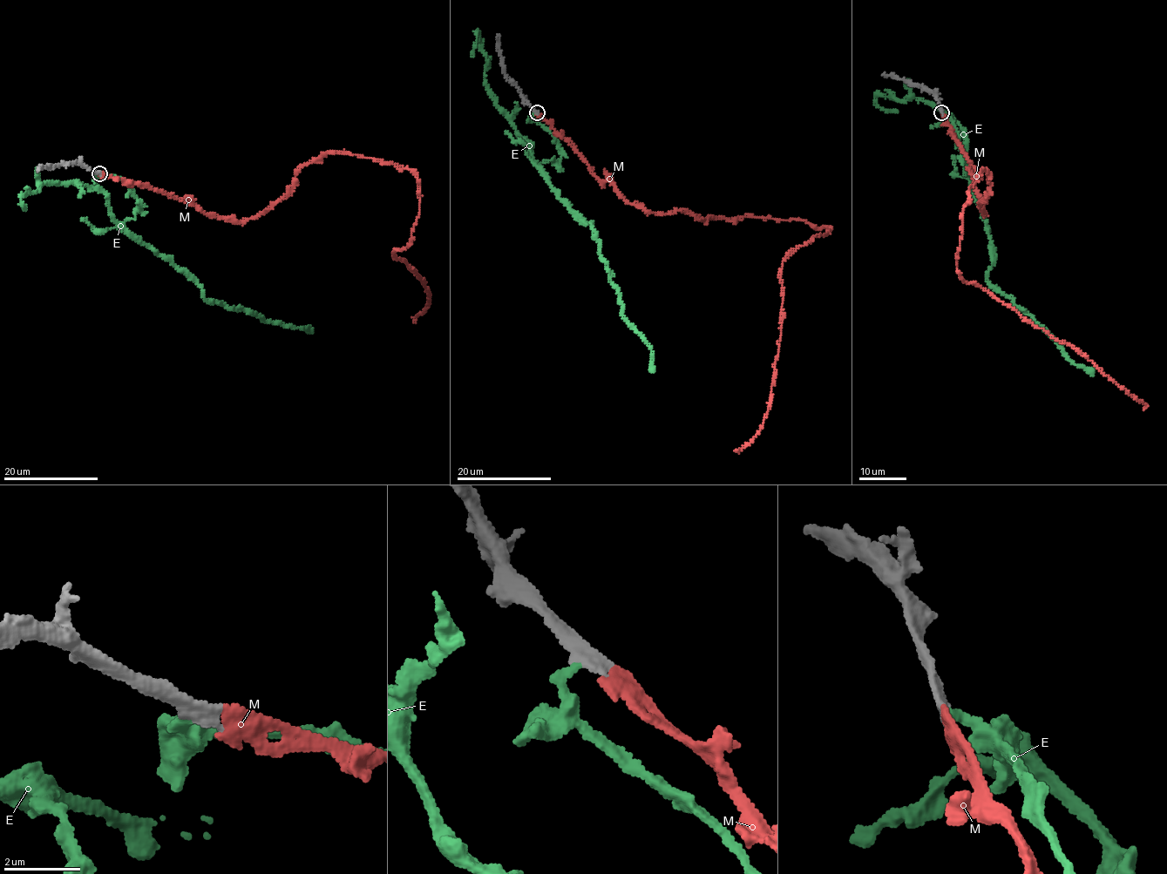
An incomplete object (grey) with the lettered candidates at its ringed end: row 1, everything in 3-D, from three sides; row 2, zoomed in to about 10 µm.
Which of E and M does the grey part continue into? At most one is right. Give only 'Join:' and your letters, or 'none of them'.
Join: M

